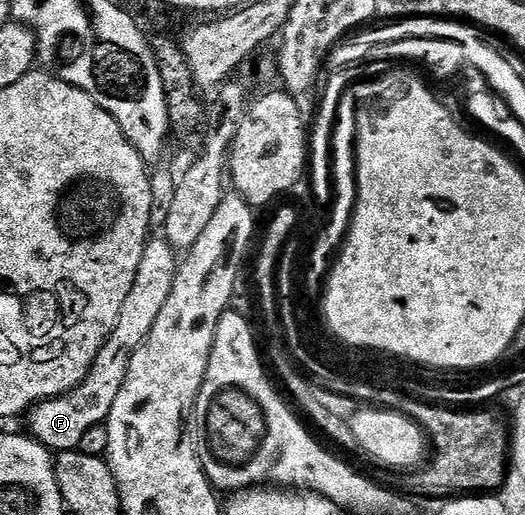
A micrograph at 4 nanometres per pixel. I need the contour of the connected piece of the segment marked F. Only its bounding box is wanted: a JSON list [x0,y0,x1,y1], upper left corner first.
[26,237,178,453]

